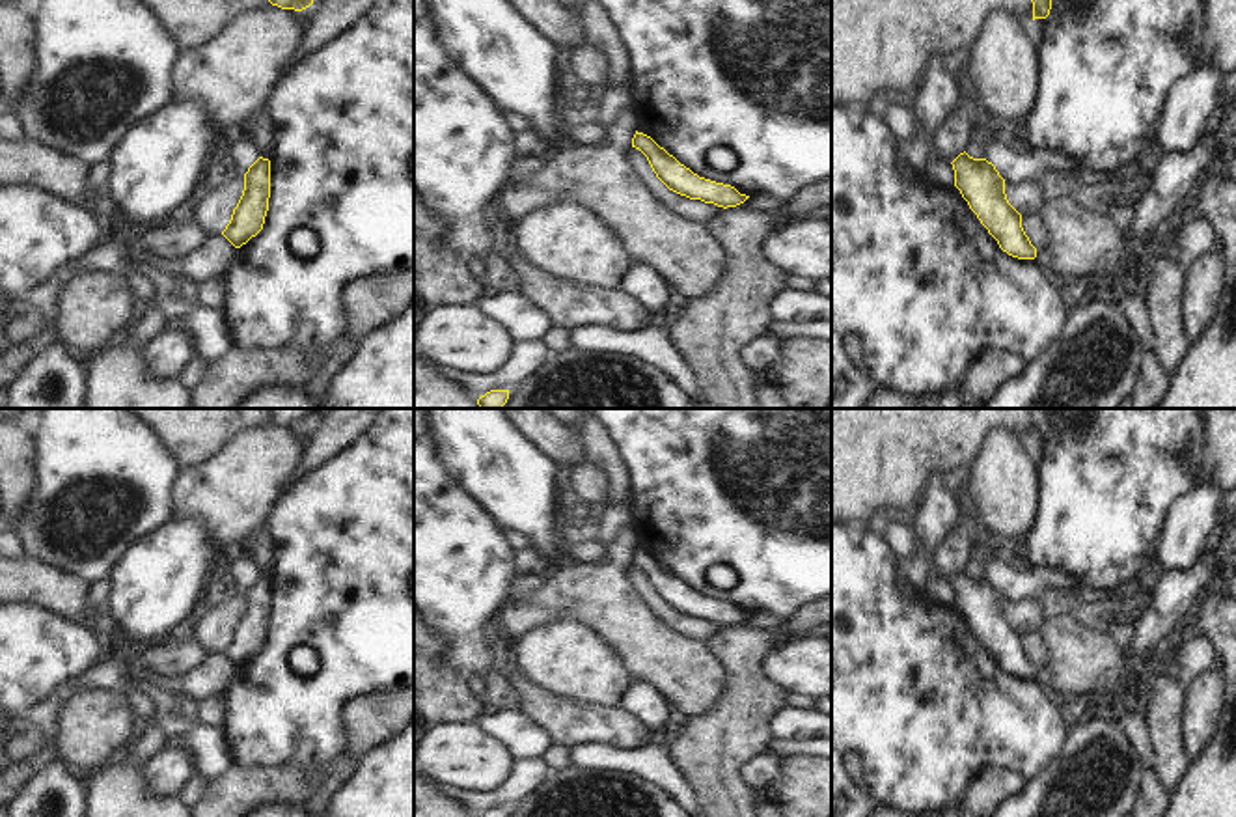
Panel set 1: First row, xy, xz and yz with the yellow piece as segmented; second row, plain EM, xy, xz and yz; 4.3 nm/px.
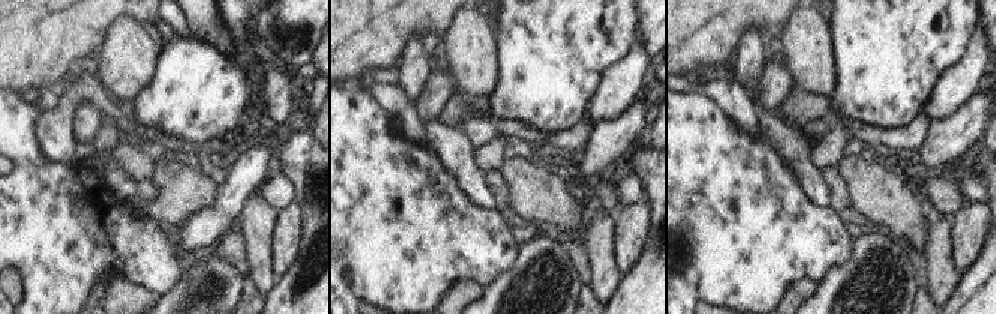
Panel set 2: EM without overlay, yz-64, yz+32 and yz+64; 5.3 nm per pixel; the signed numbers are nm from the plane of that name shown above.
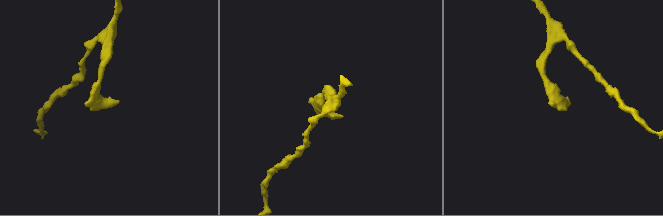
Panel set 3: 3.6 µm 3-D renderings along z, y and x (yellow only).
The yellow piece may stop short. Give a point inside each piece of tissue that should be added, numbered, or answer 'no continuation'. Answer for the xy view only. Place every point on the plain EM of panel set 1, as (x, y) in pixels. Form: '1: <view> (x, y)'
no continuation

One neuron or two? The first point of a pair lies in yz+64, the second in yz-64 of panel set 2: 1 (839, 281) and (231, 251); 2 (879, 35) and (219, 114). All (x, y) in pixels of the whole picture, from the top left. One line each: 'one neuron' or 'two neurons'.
1: two neurons
2: one neuron

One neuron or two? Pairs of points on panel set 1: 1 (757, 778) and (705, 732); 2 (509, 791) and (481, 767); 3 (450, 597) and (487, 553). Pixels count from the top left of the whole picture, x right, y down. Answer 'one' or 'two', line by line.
1: two
2: two
3: one

